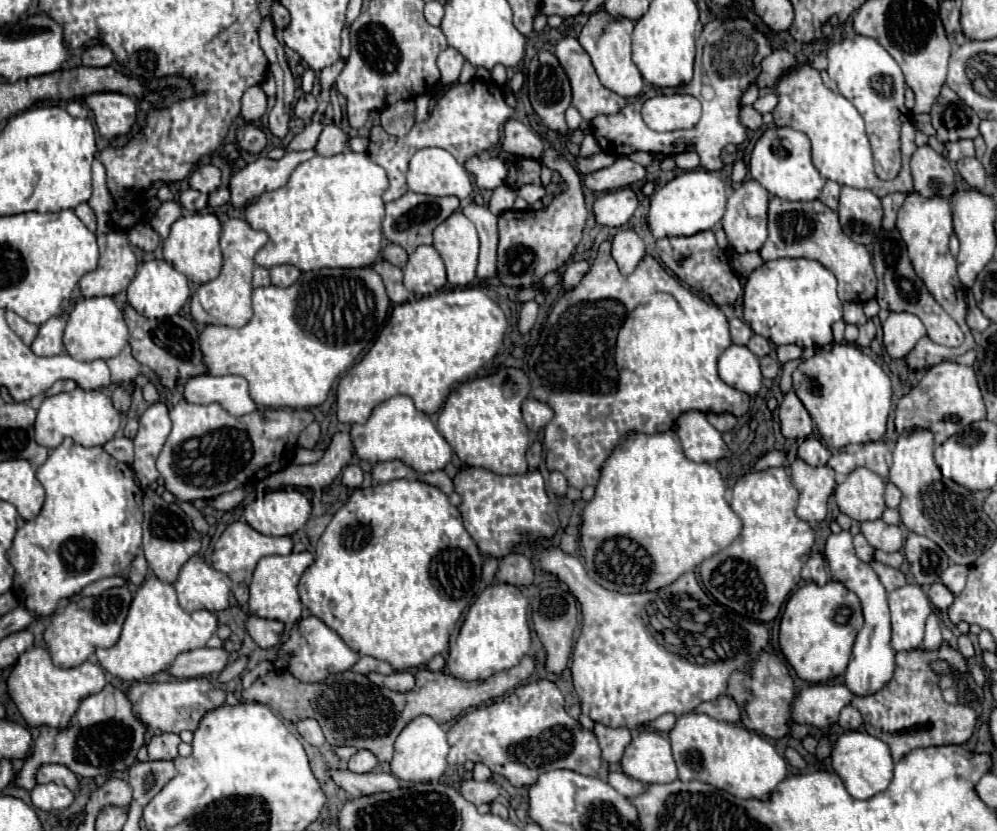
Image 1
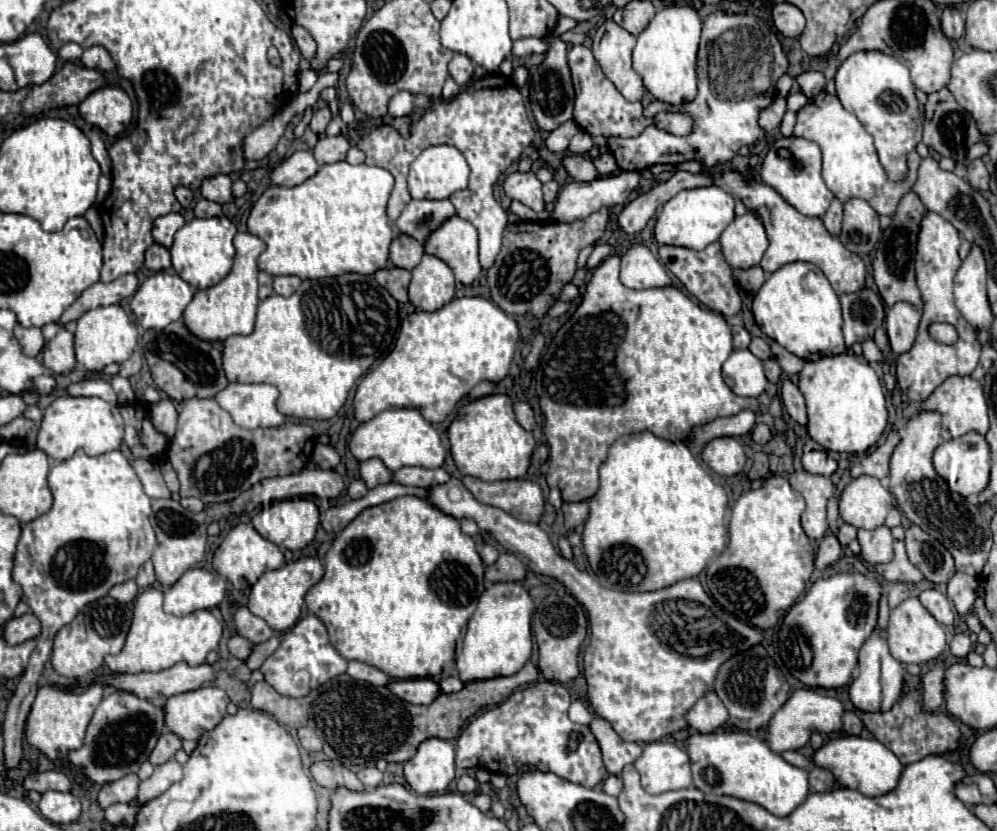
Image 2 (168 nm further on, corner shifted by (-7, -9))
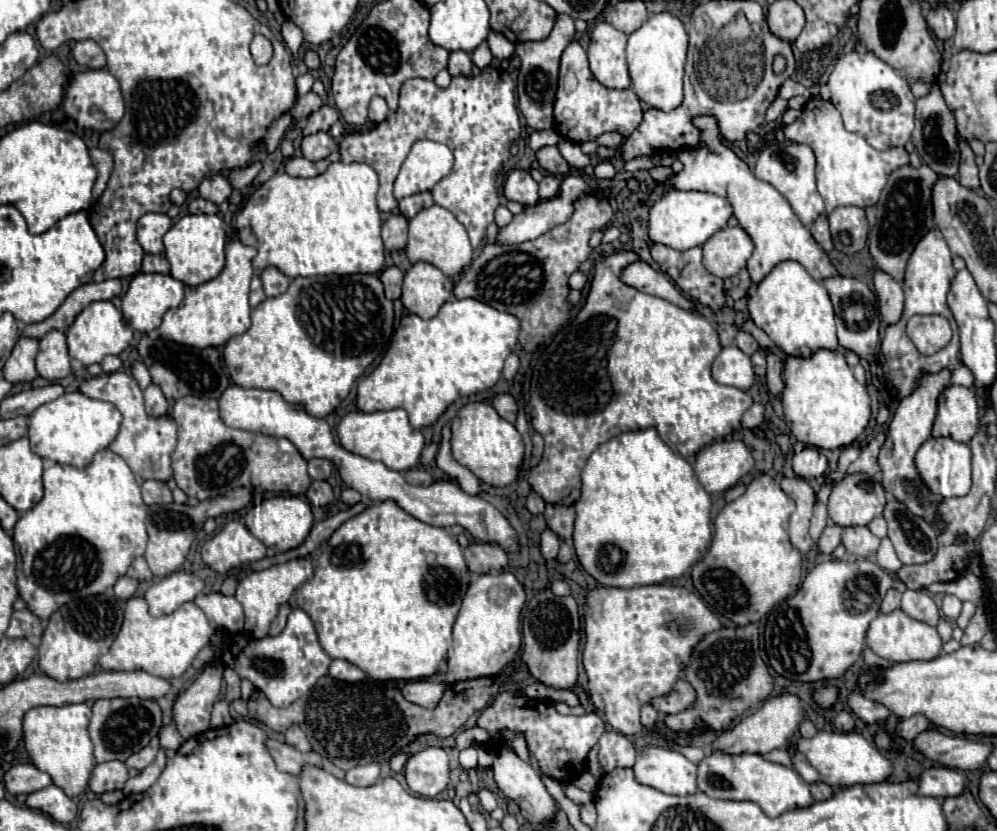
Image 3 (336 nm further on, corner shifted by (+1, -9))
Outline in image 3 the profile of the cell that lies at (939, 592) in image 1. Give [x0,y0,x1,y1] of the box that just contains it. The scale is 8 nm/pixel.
[902,590,940,626]

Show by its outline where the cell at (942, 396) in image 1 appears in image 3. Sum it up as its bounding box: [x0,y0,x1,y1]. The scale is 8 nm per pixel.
[932,384,978,442]

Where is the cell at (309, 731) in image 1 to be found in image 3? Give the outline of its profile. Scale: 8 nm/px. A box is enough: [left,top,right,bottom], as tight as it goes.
[286,726,310,752]

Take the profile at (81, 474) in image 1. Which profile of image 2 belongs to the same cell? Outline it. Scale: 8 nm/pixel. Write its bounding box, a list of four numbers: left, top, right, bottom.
[2,450,156,768]

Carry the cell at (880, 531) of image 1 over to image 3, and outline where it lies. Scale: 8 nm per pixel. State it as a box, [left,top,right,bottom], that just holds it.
[842,528,880,558]

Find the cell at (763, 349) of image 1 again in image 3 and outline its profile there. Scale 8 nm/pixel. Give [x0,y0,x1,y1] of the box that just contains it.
[736,330,760,356]

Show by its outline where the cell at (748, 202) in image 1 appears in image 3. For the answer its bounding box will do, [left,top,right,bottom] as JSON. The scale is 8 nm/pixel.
[702,226,754,280]

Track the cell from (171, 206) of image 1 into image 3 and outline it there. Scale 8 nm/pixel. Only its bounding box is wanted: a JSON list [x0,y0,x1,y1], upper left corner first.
[138,214,172,254]

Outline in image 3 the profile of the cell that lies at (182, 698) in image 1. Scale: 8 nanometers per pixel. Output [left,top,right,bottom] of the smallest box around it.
[172,664,222,740]

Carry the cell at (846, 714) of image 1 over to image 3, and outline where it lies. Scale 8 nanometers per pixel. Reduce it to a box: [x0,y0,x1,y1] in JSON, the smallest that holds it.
[834,712,856,732]

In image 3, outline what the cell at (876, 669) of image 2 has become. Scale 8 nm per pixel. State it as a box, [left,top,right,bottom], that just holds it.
[848,690,890,724]

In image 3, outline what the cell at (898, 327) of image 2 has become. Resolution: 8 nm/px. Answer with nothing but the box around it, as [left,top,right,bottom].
[874,270,904,324]

